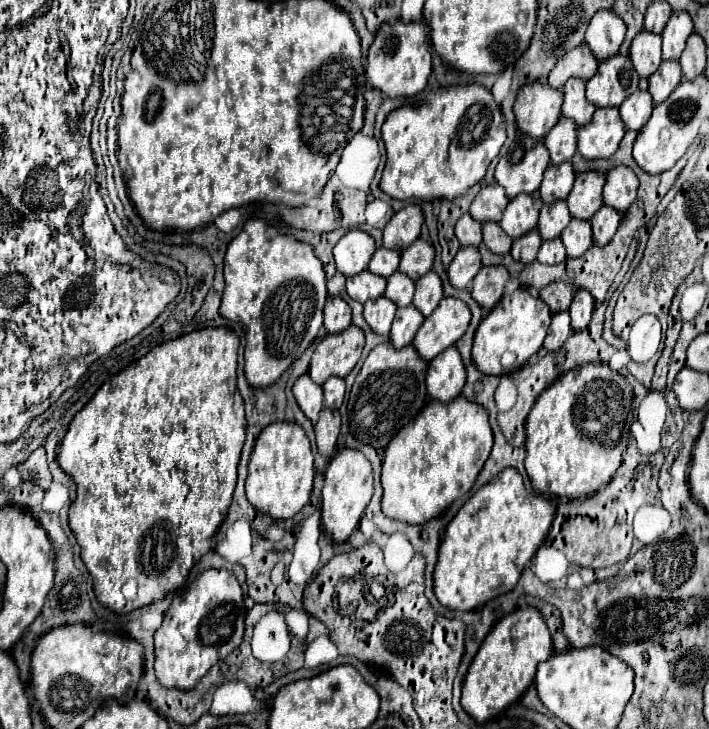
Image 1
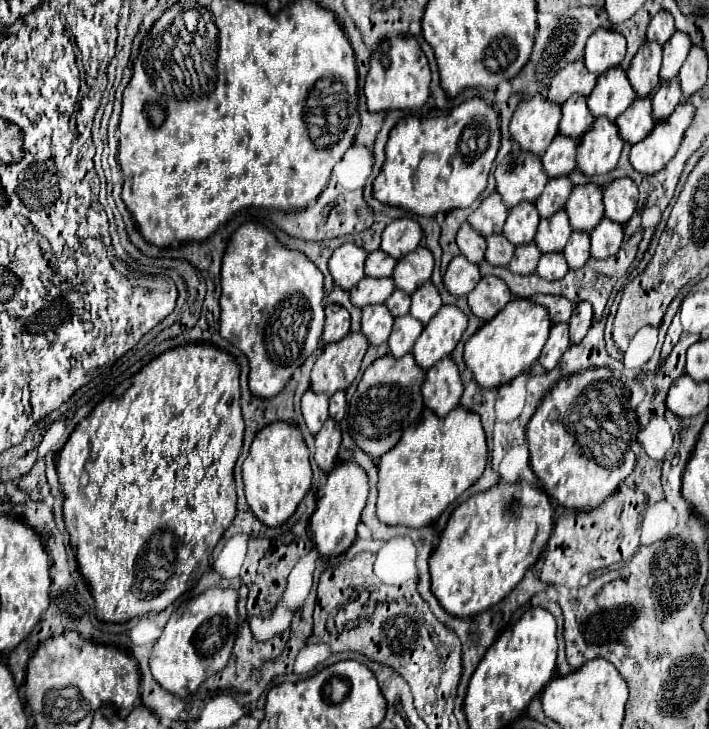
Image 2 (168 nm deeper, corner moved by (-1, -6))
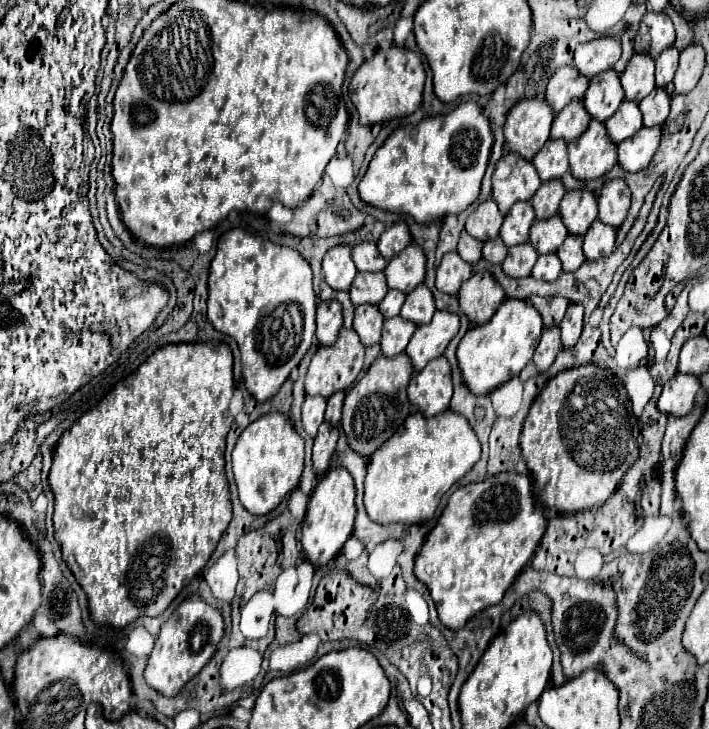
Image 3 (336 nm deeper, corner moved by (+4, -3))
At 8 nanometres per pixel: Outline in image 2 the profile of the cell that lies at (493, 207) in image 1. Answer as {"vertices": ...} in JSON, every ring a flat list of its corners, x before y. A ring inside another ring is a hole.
{"vertices":[[495,191,481,201,481,205,469,215,467,221,477,233,489,237,493,233,501,233,505,219,507,219,507,209,501,201,501,195]]}

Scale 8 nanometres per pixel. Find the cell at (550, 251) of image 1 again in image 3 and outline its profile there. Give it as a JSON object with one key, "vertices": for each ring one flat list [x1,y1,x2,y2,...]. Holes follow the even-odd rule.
{"vertices":[[542,254,542,256,538,256,538,260,534,264,532,276,538,280,552,282,558,278,560,272,562,272,562,262,558,260,558,256,556,254]]}

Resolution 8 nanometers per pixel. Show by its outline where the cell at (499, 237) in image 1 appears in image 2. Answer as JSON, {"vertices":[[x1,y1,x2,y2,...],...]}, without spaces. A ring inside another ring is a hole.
{"vertices":[[489,235,489,237,487,237,485,259,487,259,491,265,501,265,501,267,505,267,505,265,511,261,513,251,515,251,515,245,509,243,503,235]]}

